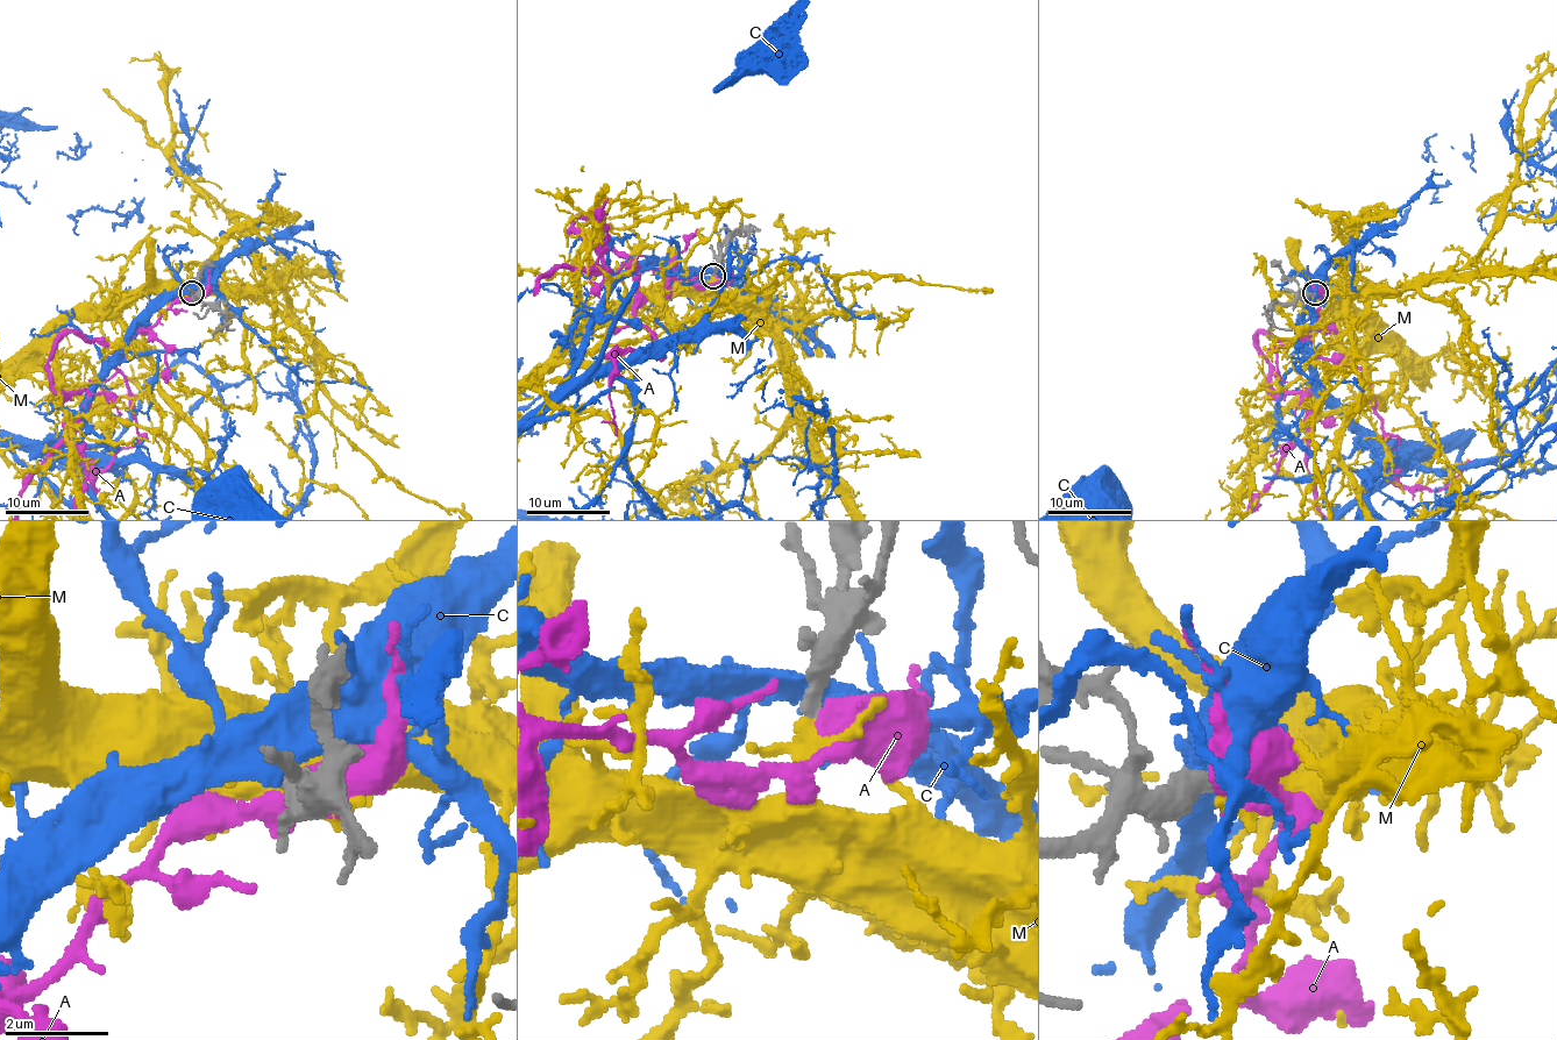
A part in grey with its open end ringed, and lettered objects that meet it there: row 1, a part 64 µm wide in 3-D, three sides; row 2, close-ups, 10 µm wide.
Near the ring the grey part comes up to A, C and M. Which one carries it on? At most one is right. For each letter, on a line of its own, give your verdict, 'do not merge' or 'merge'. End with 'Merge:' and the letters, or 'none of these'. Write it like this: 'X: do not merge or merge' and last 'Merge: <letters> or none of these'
A: do not merge
C: do not merge
M: merge
Merge: M

